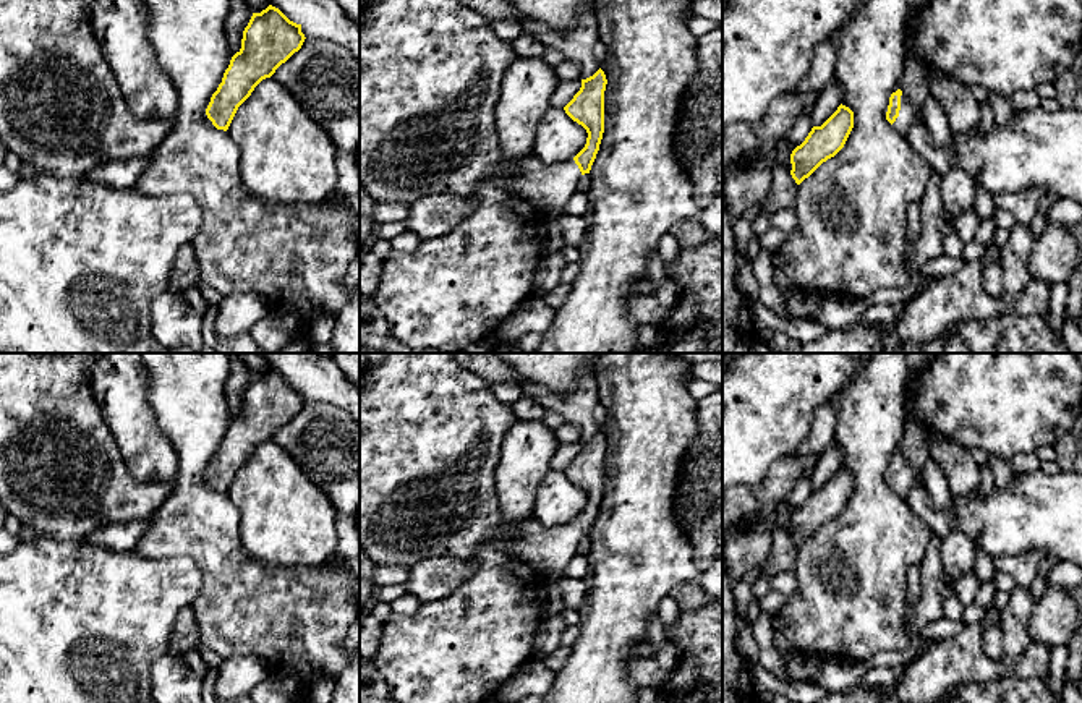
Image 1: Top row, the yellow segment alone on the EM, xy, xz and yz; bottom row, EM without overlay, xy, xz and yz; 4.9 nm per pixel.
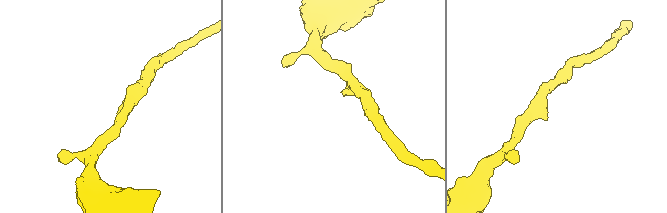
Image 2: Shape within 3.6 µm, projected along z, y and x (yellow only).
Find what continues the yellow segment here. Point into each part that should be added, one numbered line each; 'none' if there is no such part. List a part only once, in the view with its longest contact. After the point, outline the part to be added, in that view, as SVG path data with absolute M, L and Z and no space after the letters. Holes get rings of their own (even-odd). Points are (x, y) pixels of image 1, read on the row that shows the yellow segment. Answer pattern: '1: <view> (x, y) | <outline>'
1: yz (909, 115) | M902 94L901 96L901 110L899 110L899 117L896 118L896 121L892 123L894 130L899 134L907 134L907 131L918 123L925 123L922 109L915 109L907 97Z

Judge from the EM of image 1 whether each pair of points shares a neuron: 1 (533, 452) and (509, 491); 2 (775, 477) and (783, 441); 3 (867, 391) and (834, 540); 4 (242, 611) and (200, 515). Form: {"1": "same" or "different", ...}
{"1": "same", "2": "different", "3": "same", "4": "same"}

